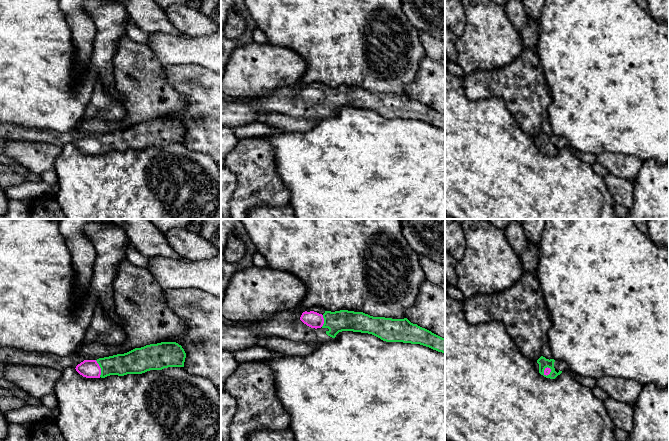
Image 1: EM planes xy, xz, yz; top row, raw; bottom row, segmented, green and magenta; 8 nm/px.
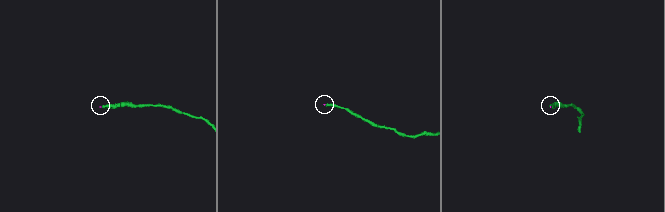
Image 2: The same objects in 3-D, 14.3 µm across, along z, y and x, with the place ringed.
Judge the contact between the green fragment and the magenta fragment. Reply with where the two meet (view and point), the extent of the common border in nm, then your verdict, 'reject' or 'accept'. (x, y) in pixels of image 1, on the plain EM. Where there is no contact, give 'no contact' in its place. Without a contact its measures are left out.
xy (100, 143) | 140 nm | accept

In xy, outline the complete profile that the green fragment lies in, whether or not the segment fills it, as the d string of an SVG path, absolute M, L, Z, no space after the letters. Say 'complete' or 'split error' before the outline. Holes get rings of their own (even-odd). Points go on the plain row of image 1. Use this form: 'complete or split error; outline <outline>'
split error; outline M161 118L135 124L97 136L85 136L79 129L64 133L45 128L27 128L21 125L0 124L1 140L35 141L53 144L60 148L72 143L86 154L105 154L110 151L142 150L168 143L184 143L186 129L176 118Z

